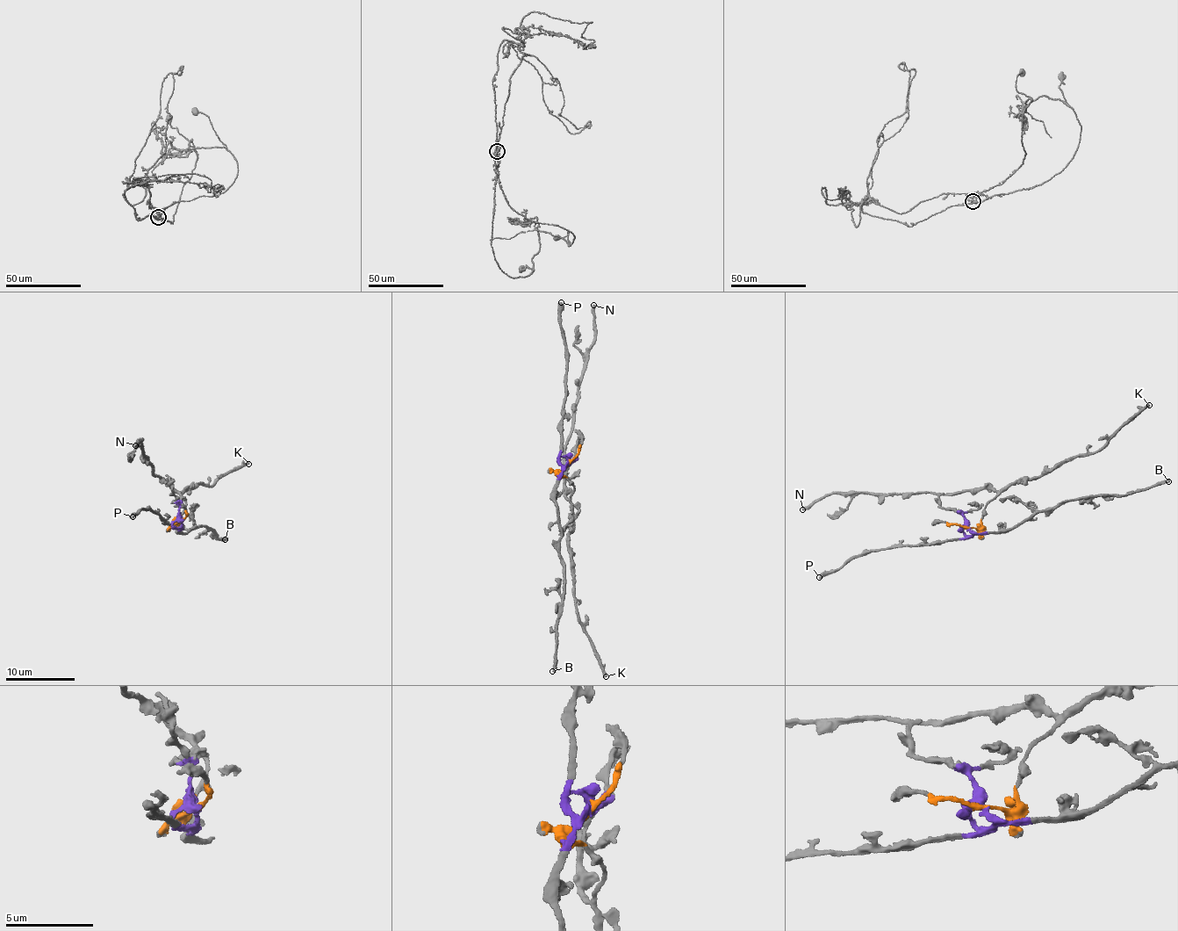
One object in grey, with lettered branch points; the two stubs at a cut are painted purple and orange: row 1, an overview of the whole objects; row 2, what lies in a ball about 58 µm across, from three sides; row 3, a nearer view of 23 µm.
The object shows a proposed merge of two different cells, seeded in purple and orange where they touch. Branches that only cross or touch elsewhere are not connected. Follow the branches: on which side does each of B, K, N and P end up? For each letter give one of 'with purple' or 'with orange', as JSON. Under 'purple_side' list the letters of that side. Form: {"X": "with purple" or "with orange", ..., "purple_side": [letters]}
{"B": "with purple", "K": "with orange", "N": "with orange", "P": "with purple", "purple_side": ["B", "P"]}

